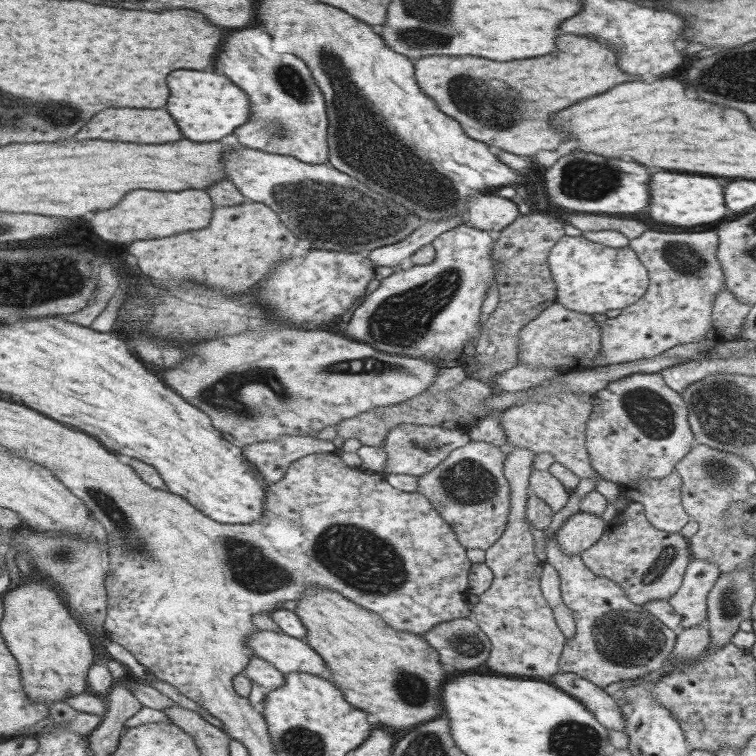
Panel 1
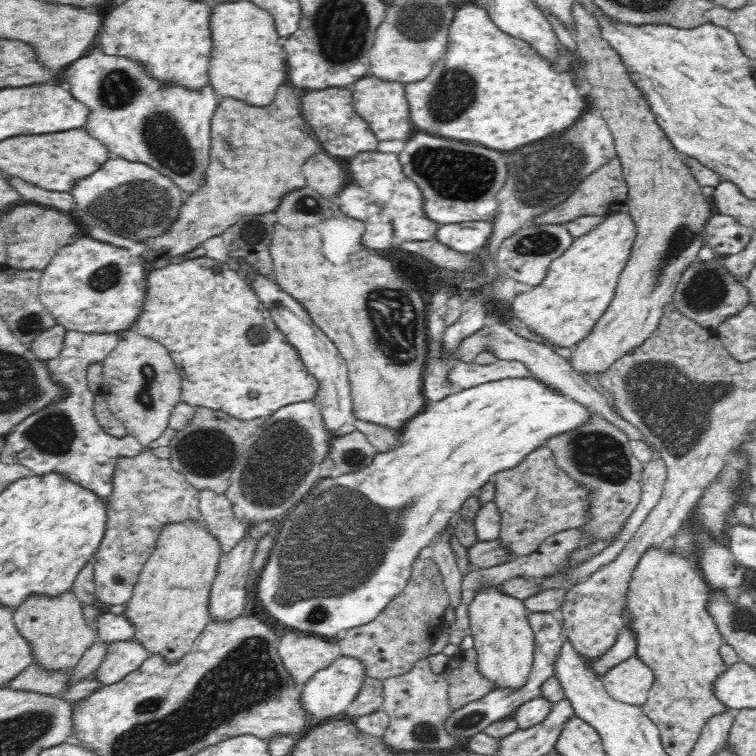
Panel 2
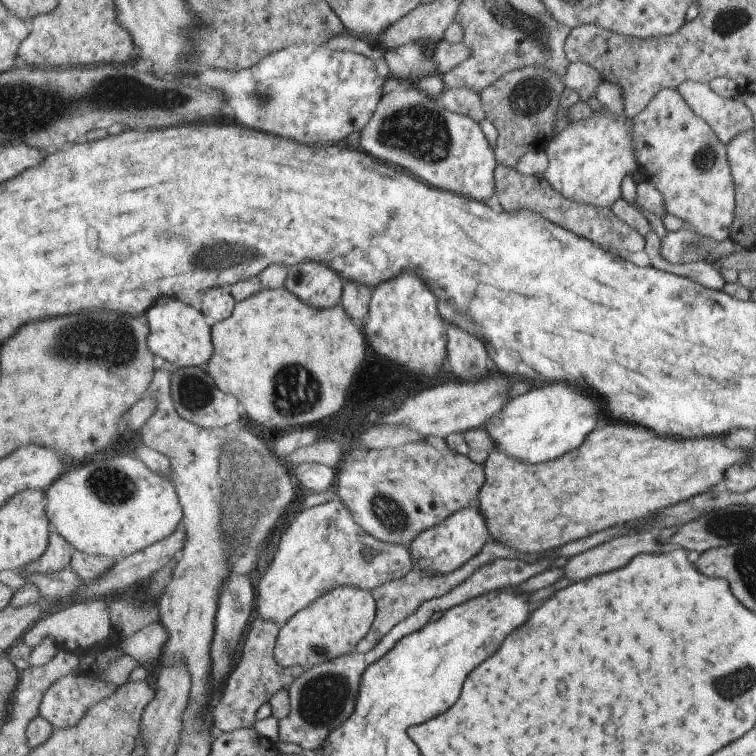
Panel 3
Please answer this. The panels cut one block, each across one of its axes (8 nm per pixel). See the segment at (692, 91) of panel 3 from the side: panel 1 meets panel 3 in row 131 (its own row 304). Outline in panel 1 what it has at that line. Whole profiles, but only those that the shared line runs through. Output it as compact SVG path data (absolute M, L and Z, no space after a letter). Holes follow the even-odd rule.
M721 288L713 300L711 308L711 326L707 334L691 344L723 344L737 340L741 336L741 326L751 310L749 302L739 302L729 288Z

